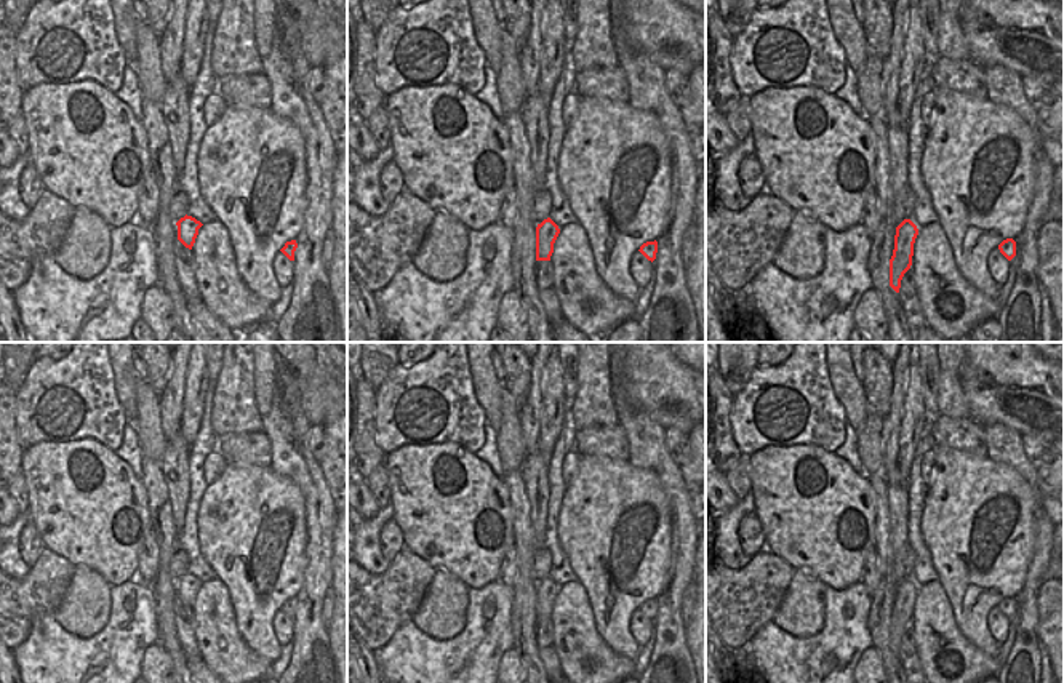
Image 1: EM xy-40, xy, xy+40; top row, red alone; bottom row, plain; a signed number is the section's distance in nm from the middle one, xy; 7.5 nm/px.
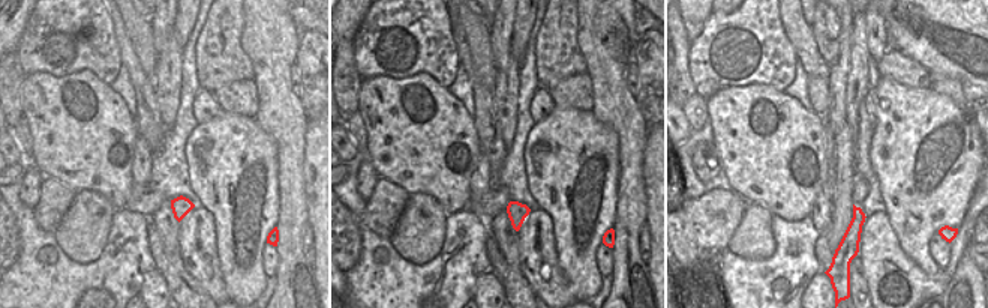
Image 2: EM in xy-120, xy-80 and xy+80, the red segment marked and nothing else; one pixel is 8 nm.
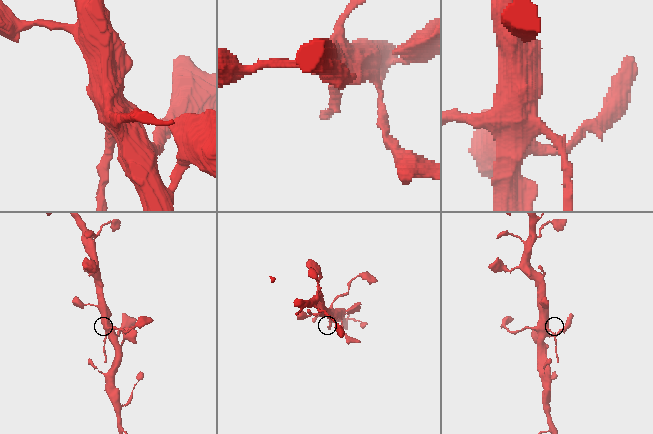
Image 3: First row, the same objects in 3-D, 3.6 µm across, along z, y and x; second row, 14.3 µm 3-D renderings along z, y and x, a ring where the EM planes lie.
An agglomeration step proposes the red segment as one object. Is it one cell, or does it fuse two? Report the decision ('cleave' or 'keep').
cleave

